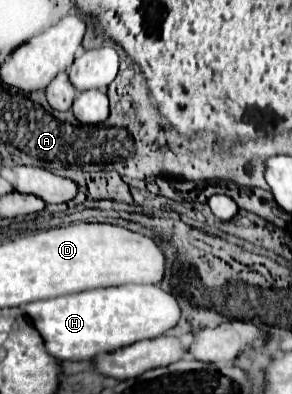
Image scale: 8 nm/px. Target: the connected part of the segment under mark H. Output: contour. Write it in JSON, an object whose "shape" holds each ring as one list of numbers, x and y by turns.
{"shape":[[124,284,74,292,52,300,30,302,24,312,40,332,46,350,58,360,90,360,98,352,162,336,180,318,176,298,154,284]]}

